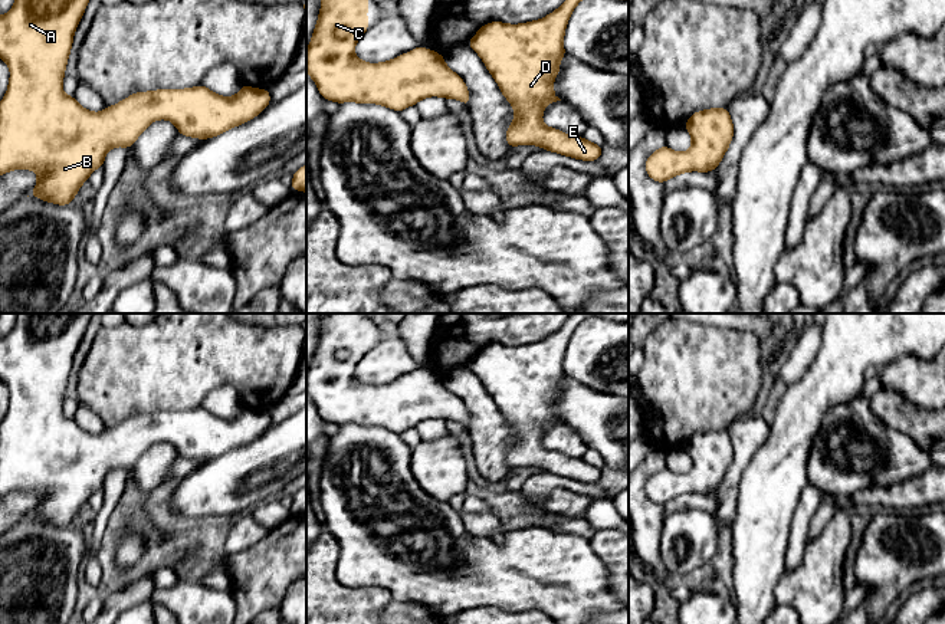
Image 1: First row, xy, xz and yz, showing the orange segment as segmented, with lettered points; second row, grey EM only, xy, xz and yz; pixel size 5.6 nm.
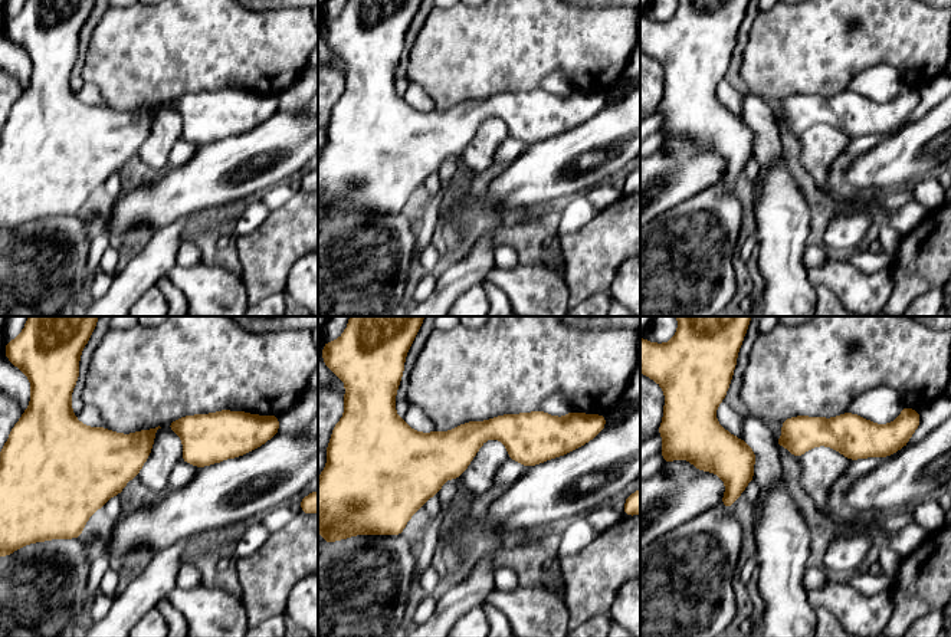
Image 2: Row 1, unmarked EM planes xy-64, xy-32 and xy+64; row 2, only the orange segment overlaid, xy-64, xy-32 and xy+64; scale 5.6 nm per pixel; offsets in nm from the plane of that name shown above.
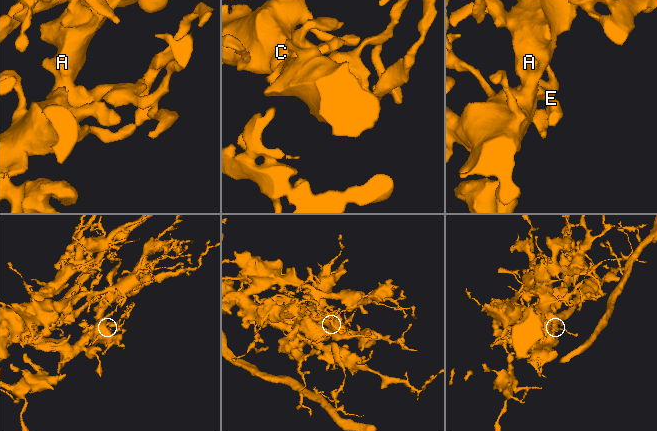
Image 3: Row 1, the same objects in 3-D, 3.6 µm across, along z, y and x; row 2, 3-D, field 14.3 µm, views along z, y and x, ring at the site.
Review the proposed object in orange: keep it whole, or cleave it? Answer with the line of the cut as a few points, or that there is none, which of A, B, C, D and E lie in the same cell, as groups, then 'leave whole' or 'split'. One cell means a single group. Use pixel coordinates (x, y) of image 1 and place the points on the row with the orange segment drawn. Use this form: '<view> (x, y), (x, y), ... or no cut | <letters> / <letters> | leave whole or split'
no cut | A B C D E | leave whole

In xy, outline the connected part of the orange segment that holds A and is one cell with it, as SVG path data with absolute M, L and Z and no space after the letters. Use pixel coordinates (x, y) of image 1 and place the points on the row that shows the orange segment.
M14 0L12 10L0 16L0 58L10 69L7 92L0 101L0 175L12 170L33 170L37 174L36 187L29 196L59 206L70 204L81 185L104 165L106 152L115 147L129 148L145 128L157 119L171 121L180 135L207 139L233 127L252 121L269 104L268 89L243 85L230 98L224 98L203 85L186 89L157 89L135 92L102 112L91 112L73 96L62 91L65 69L72 49L73 33L89 0Z

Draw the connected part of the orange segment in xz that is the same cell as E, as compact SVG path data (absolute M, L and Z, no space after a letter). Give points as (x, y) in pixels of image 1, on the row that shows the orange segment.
M565 0L541 20L488 23L467 42L513 106L515 118L505 135L511 148L538 145L583 161L597 161L601 157L603 147L542 124L544 108L561 101L554 95L554 78L567 55L565 27L580 1Z

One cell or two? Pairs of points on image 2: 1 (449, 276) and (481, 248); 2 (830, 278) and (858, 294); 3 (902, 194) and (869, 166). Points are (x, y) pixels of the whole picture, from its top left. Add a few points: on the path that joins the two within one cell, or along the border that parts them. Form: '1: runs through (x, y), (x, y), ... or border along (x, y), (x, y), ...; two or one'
1: runs through (458, 275), (476, 256); one
2: runs through (838, 278), (842, 278), (851, 286); one
3: border along (909, 183), (902, 187); two

